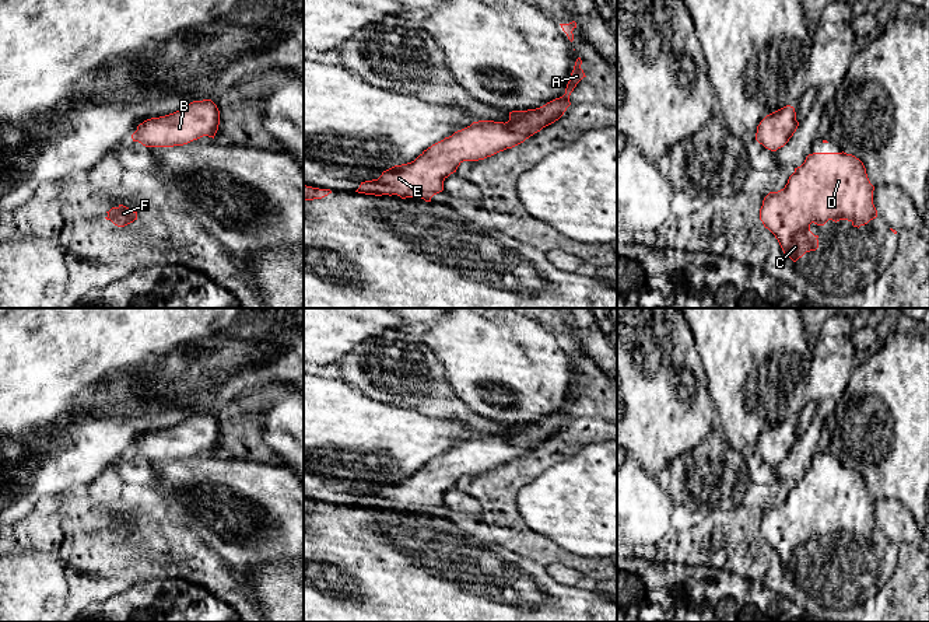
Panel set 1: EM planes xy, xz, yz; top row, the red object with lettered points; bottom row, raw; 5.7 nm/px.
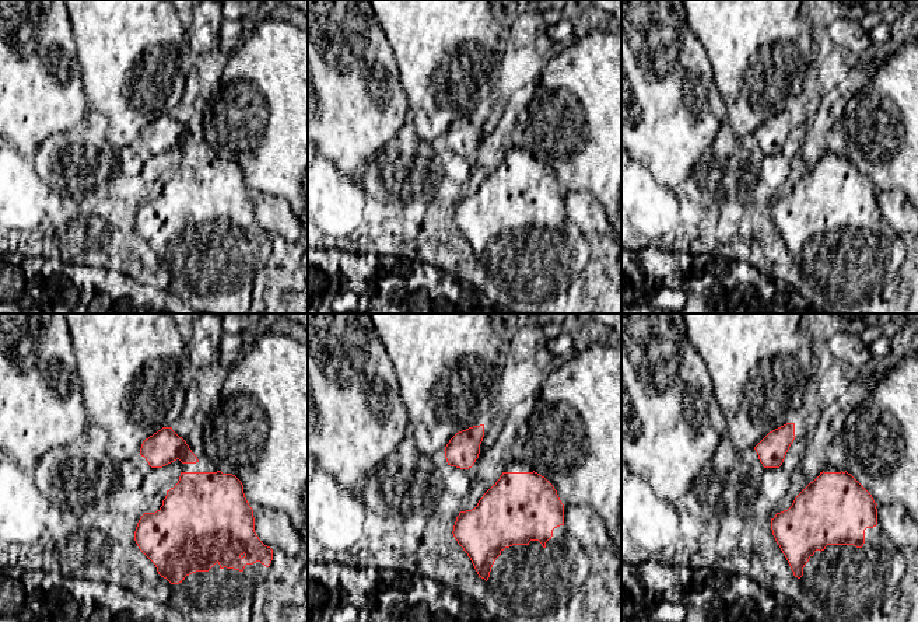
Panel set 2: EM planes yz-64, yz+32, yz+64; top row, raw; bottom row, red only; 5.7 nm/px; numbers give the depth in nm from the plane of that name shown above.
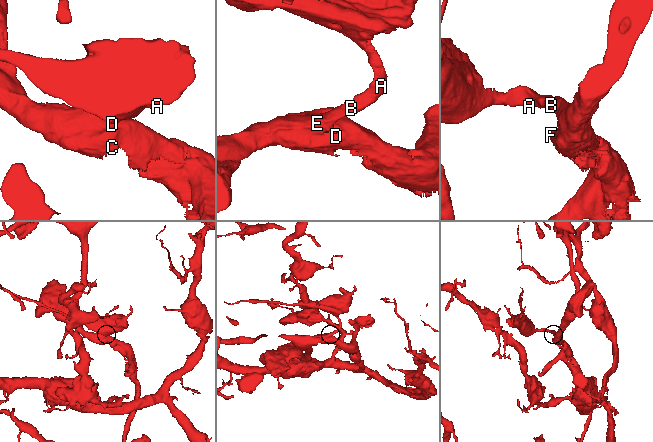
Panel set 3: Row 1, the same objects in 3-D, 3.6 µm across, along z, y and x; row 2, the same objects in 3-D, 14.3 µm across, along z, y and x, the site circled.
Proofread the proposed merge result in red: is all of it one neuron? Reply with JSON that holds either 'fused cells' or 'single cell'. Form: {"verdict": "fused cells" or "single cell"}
{"verdict": "single cell"}

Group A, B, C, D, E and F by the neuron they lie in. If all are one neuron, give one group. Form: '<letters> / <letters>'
A B C D E F

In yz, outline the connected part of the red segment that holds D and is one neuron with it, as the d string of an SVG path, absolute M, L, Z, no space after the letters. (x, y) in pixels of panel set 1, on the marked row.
M813 153L809 154L804 163L795 168L795 172L789 177L788 184L778 192L770 192L760 209L760 220L764 227L768 228L778 240L786 258L796 262L806 252L816 251L818 248L818 235L810 231L810 224L824 226L828 220L839 221L848 220L853 227L867 224L877 217L877 210L873 205L874 186L870 184L863 163L852 154L846 153Z

